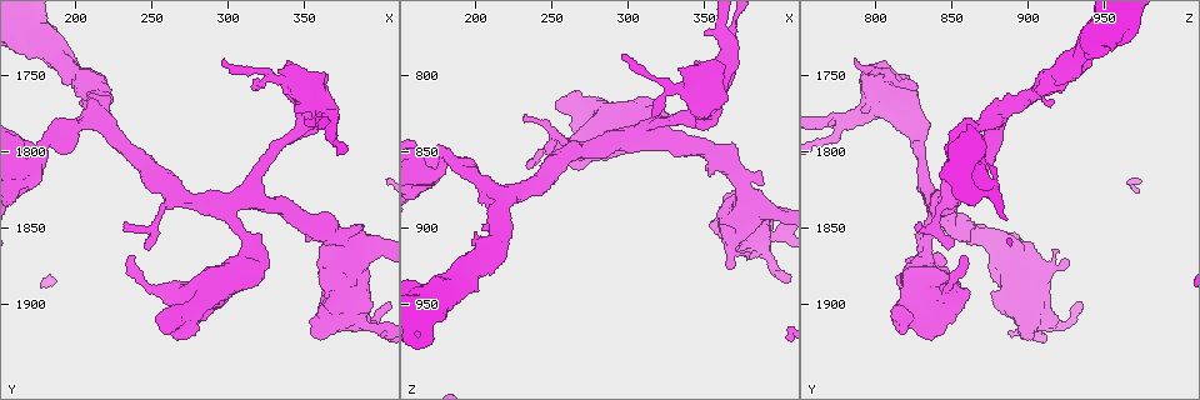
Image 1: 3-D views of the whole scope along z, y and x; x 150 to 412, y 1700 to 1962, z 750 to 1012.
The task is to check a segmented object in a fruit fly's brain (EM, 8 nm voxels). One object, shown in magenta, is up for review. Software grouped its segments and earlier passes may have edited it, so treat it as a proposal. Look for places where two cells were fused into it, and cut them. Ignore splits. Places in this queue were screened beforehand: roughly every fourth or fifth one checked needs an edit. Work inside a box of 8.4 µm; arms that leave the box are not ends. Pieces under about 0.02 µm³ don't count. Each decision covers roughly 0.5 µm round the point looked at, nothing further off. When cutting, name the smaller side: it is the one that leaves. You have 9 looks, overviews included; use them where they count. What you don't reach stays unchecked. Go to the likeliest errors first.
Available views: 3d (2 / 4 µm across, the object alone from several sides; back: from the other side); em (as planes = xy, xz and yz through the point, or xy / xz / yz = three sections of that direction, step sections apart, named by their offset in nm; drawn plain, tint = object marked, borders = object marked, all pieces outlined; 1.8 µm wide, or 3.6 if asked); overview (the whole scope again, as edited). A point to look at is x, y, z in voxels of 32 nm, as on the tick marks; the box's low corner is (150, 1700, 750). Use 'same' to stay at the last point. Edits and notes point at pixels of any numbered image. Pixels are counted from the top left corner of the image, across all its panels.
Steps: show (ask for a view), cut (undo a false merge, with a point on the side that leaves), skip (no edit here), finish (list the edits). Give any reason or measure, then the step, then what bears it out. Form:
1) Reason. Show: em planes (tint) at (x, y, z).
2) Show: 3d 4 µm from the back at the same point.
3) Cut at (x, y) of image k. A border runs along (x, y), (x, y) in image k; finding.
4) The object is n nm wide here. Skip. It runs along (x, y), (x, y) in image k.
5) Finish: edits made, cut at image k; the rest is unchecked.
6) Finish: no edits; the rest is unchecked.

Show: em 3.6 µm planes (tint) at (178, 1796, 852).

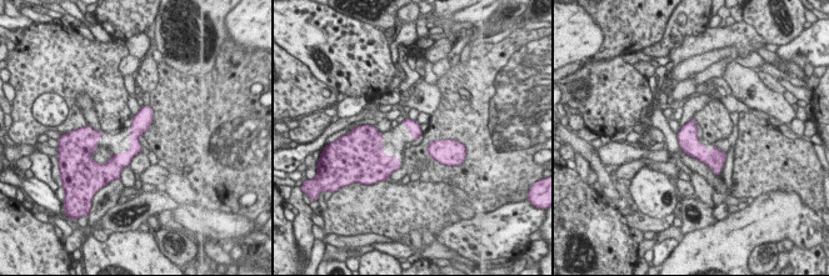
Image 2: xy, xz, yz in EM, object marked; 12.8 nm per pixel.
Skip. It runs along (146, 109), (134, 149), (110, 164) in image 2; all the same cell.

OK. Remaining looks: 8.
Sharp bend. Show: 3d 4 µm at (386, 1908, 904).

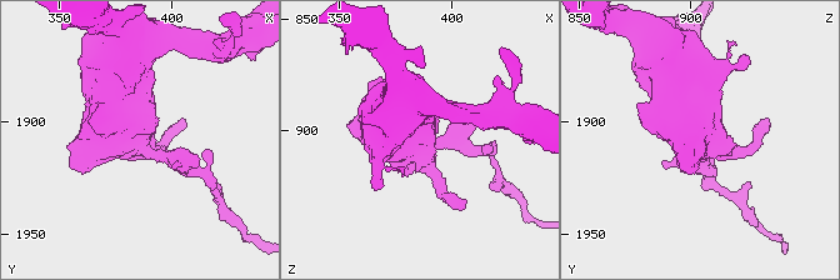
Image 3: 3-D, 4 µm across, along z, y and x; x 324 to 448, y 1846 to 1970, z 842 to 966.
Show: em planes (borders) at (385, 1907, 905).

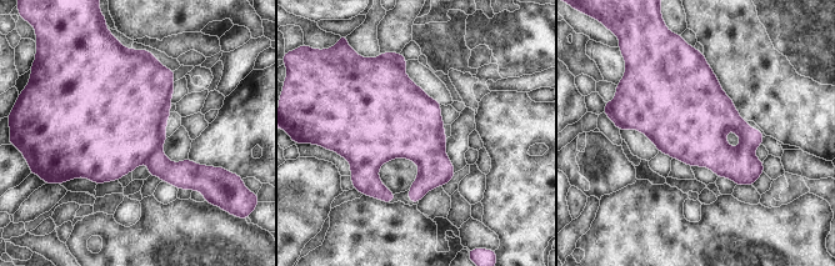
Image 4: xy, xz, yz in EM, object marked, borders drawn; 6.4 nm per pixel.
The object is 480 nm wide here. Cut at (183, 175) of image 4. A border runs along (161, 151), (148, 161) in image 4; two cells meet here.

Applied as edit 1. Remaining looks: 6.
Thick turns thin. Show: 3d 4 µm at (352, 1758, 802).

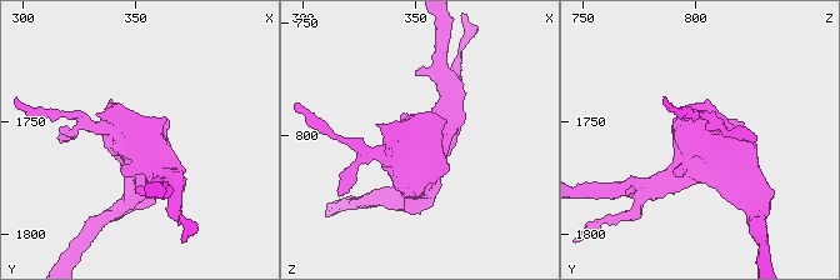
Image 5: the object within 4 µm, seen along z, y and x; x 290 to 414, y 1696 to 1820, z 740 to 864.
Show: em 3.6 µm planes (tint) at (352, 1757, 804).

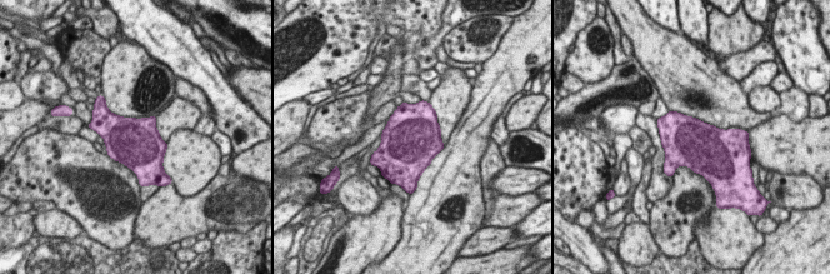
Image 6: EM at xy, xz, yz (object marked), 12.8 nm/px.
Skip. One cell here.

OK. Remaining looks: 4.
Sharp bend. Show: em planes (borders) at (300, 1834, 842).

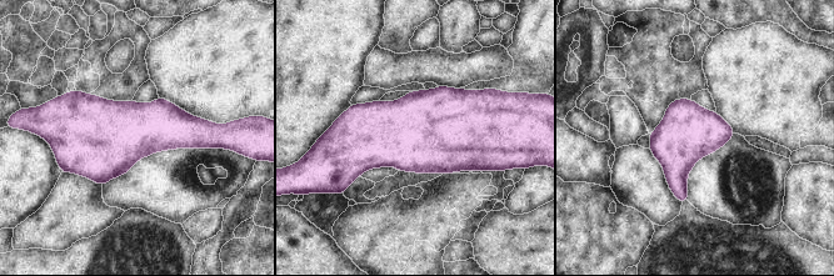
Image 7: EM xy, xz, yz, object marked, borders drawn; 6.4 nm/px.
The object is 360 nm wide here. Skip. All the same cell.

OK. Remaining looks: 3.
Finish: edits made, cut at image 4; the rest is unchecked.

